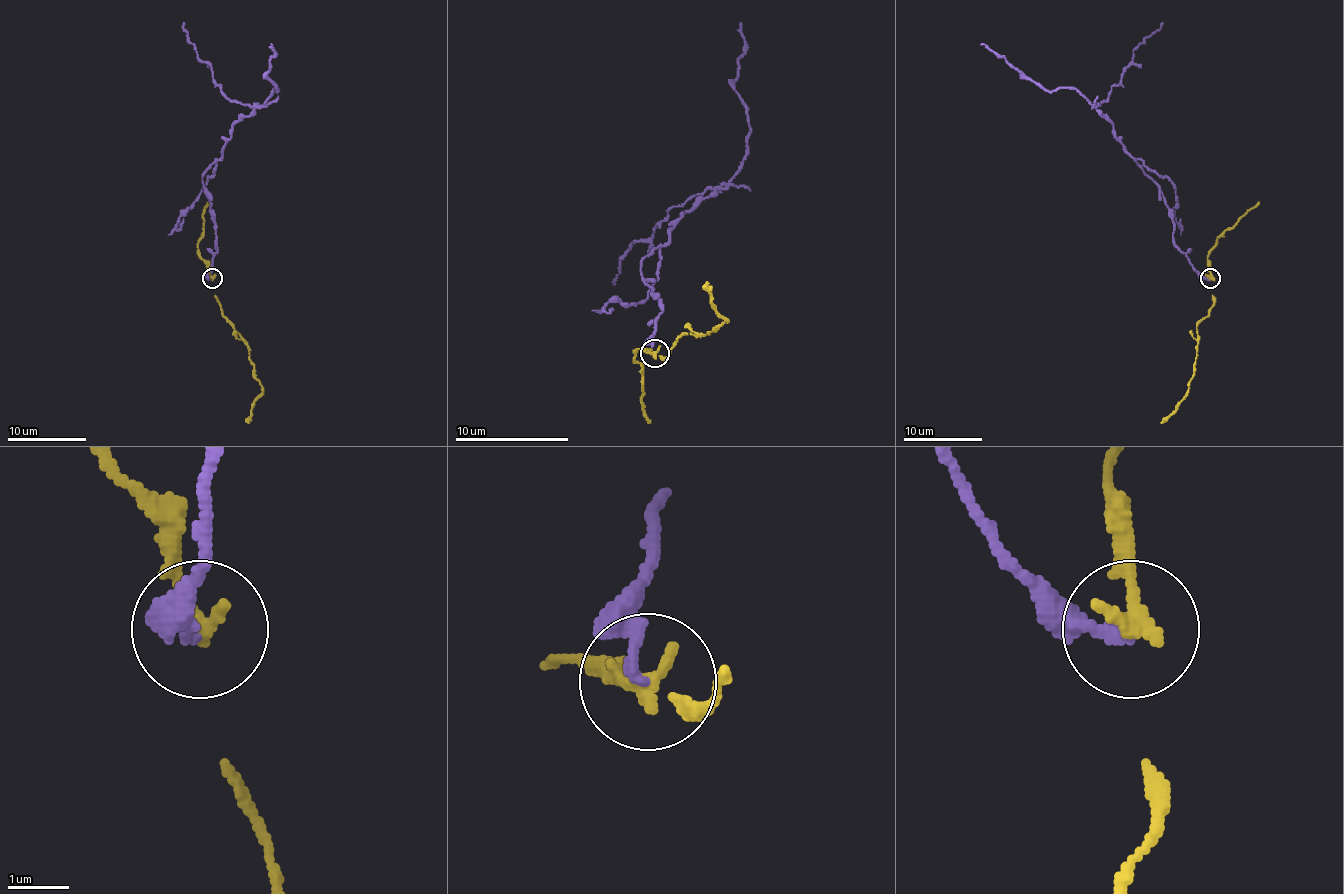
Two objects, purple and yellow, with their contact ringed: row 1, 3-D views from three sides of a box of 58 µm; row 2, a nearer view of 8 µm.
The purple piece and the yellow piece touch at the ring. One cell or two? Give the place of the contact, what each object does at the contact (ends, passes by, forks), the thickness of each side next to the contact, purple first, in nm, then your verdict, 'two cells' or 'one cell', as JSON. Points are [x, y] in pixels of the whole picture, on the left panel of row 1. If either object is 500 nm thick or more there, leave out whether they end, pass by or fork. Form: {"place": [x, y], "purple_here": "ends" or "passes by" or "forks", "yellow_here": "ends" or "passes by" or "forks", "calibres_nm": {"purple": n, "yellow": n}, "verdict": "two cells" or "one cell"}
{"place": [212, 278], "purple_here": "ends", "yellow_here": "ends", "calibres_nm": {"purple": 190, "yellow": 300}, "verdict": "two cells"}

